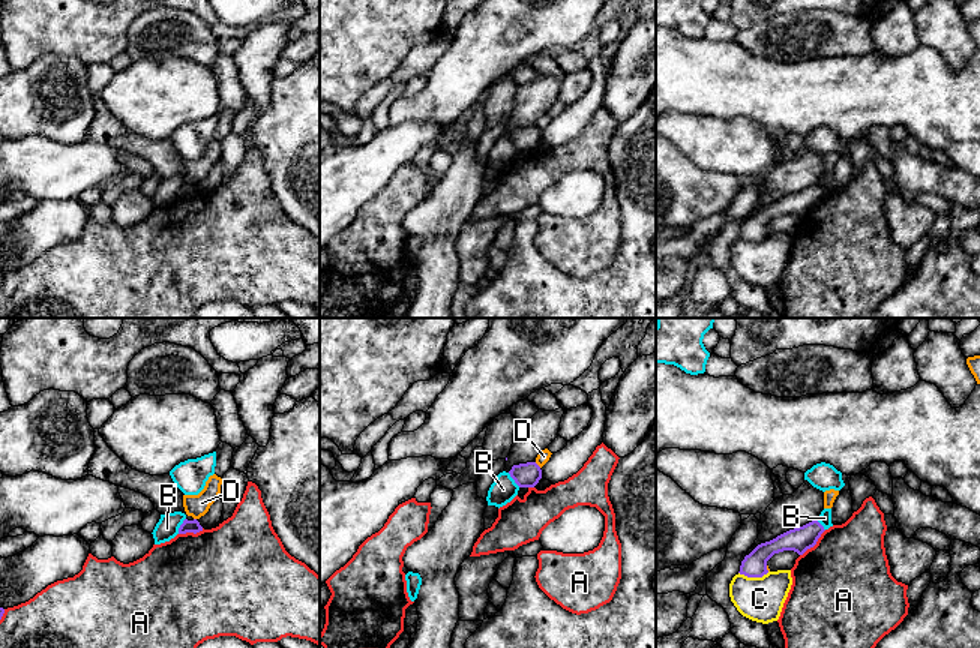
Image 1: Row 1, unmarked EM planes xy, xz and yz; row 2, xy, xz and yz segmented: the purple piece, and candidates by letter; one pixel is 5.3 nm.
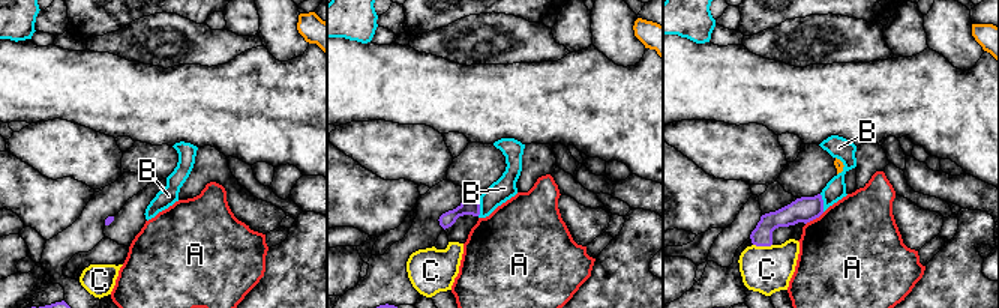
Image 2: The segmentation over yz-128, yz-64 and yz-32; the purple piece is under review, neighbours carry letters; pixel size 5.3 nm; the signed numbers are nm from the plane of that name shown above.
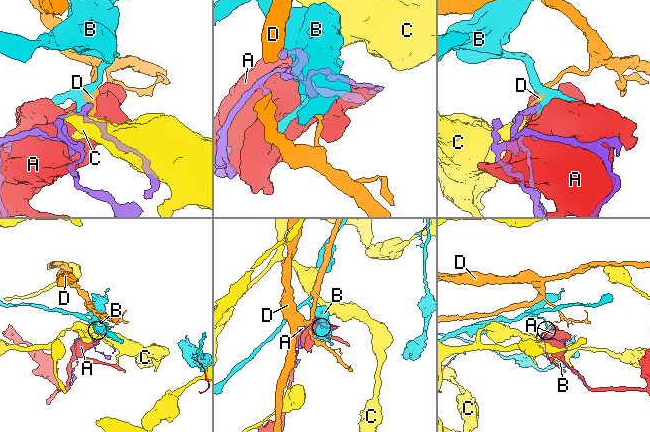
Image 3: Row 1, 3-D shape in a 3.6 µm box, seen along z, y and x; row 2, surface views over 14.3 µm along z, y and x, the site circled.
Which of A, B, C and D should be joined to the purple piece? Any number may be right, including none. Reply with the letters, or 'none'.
none

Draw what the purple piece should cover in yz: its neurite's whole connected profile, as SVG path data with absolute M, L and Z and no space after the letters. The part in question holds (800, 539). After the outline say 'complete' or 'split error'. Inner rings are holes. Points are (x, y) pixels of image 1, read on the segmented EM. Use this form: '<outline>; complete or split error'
M812 520L803 526L789 530L770 542L761 543L744 556L738 573L747 578L762 578L768 573L767 561L774 554L794 550L798 555L803 555L816 544L824 531L824 526L818 520Z; complete

